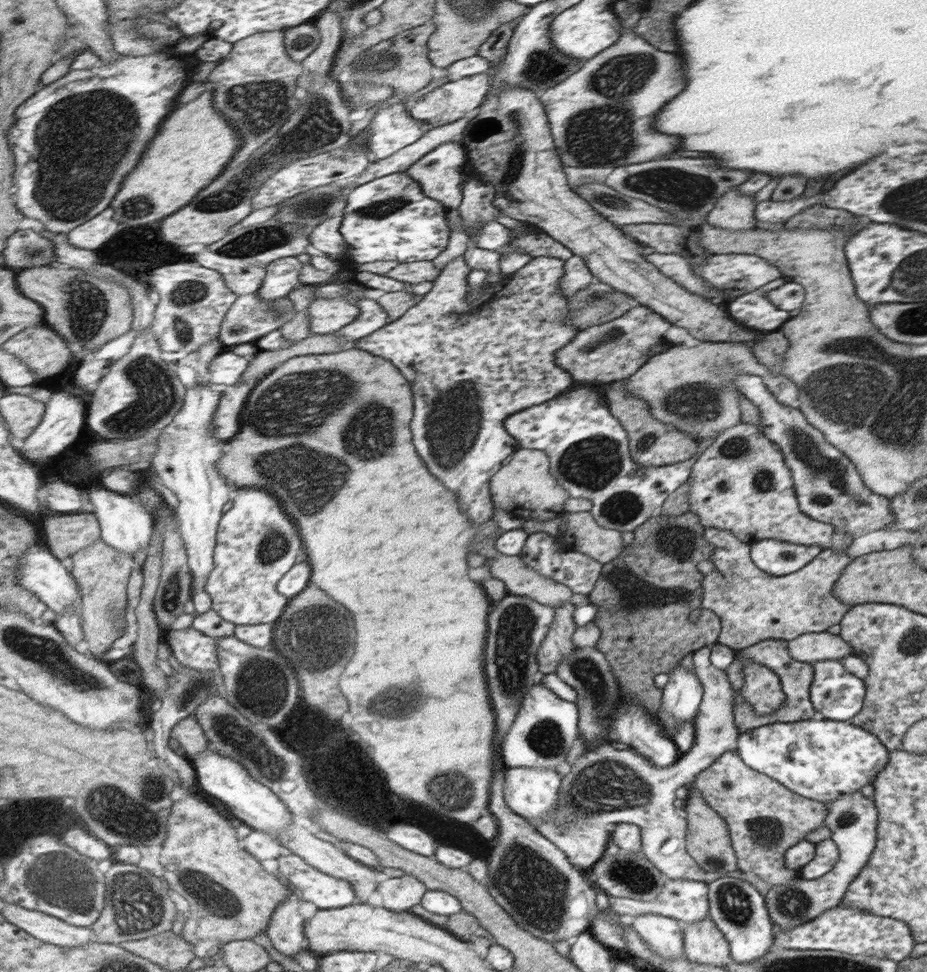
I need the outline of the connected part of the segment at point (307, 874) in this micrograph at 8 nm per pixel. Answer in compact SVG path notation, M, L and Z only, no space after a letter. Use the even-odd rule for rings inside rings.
M288 852L278 861L279 869L284 875L284 879L299 888L303 898L315 903L319 909L330 910L346 908L352 906L354 902L356 902L358 892L354 885L348 883L346 880L329 876L327 873L322 872L322 870L311 866L303 856L295 852Z

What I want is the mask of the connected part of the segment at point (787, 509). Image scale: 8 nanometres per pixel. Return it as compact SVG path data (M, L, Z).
M744 422L724 430L701 453L689 480L689 510L697 513L704 527L728 529L749 545L772 539L831 548L832 524L814 520L799 508L794 477L782 450L756 424Z

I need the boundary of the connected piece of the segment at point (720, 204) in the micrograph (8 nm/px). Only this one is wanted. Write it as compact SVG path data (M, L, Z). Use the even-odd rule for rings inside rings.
M734 186L724 196L720 196L714 210L708 214L706 222L714 228L728 228L730 232L752 230L757 228L756 204L754 196L743 195L739 186Z

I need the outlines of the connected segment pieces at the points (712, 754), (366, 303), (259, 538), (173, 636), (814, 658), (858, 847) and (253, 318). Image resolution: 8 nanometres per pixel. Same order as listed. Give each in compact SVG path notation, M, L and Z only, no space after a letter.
M710 646L693 651L695 674L702 683L703 697L696 718L693 720L695 727L694 746L686 754L681 755L678 763L672 767L660 768L647 760L644 755L640 755L632 749L618 750L612 747L612 743L606 743L594 748L594 750L586 748L584 754L572 764L571 772L561 778L558 792L561 796L559 810L556 815L536 825L536 829L548 841L563 850L570 857L572 864L576 864L581 870L590 870L598 860L603 858L615 826L619 823L627 823L638 825L642 830L642 851L645 858L666 878L699 881L708 884L711 884L716 878L720 878L720 876L705 872L696 863L695 858L686 852L686 812L685 810L676 810L676 806L674 806L676 790L682 789L682 786L691 786L700 772L712 766L712 763L716 762L720 755L736 748L740 738L740 728L736 726L736 714L734 714L734 688L732 688L726 672L712 664L710 655Z
M362 297L358 299L357 305L360 306L360 317L353 324L334 334L340 339L340 343L352 343L364 339L389 323L388 312L378 304L376 299Z
M262 488L235 492L234 508L220 524L216 570L210 576L207 591L215 601L214 609L230 622L242 626L276 624L292 602L280 592L280 581L298 564L300 554L306 552L305 542L274 494Z
M194 626L186 630L172 630L165 635L171 645L175 661L200 672L223 674L220 664L219 639L208 636Z
M808 633L789 640L791 656L796 660L814 666L824 660L842 661L852 655L852 647L840 635L828 633Z
M861 791L844 793L837 800L827 802L827 819L826 827L830 830L831 840L839 847L839 863L834 870L828 872L821 879L805 880L798 879L792 882L792 885L774 885L765 895L765 904L769 912L769 917L773 924L781 930L792 930L800 924L816 919L824 912L830 911L831 908L838 907L842 899L846 898L847 891L850 890L851 884L855 881L856 876L867 865L867 861L874 854L876 844L878 843L878 825L879 810L872 798L866 798Z
M260 292L239 296L238 302L232 306L232 310L228 312L228 317L222 324L222 332L220 332L218 339L224 344L226 350L240 344L256 344L258 340L273 331L281 329L288 321L292 320L290 314L294 309L293 304L294 302L288 296L284 296L280 300L274 300L266 306Z

